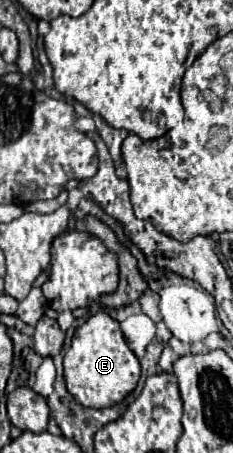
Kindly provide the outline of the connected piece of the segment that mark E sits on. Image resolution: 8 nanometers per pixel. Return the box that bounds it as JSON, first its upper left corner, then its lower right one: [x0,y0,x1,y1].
[64,309,140,407]

